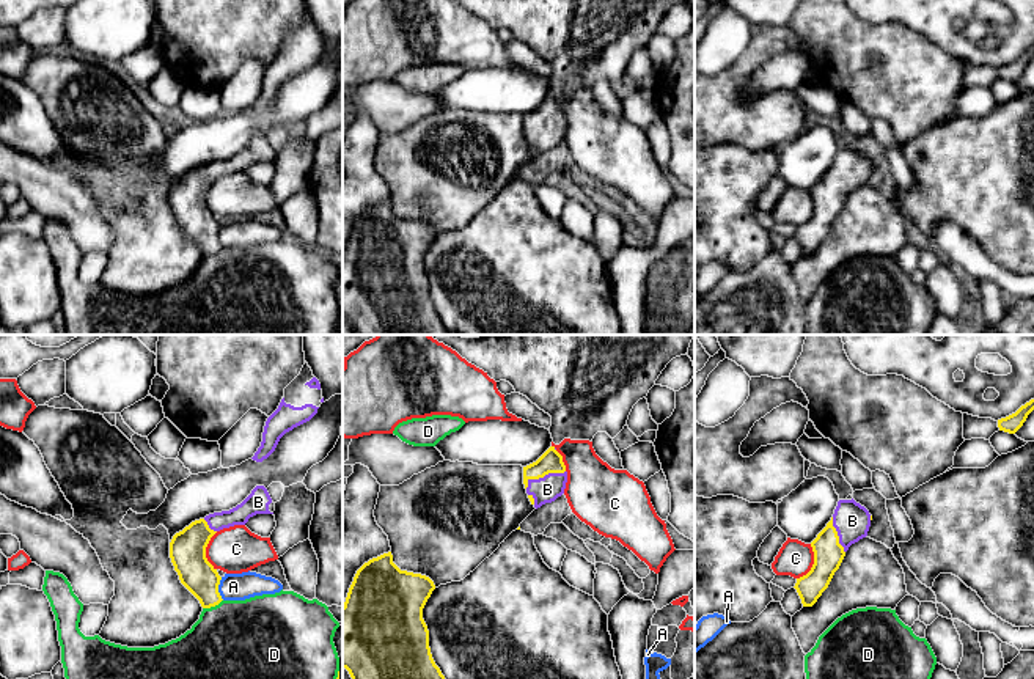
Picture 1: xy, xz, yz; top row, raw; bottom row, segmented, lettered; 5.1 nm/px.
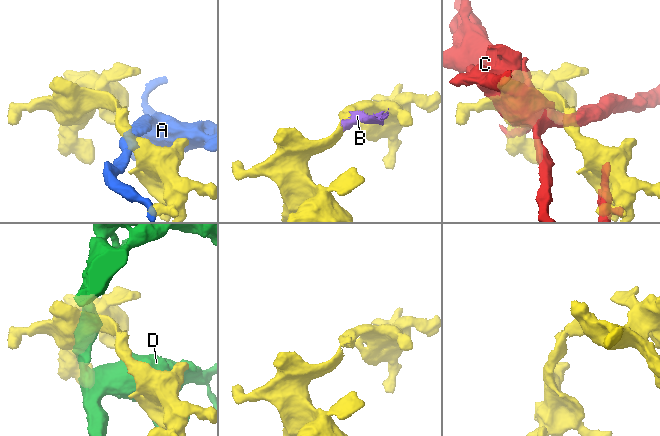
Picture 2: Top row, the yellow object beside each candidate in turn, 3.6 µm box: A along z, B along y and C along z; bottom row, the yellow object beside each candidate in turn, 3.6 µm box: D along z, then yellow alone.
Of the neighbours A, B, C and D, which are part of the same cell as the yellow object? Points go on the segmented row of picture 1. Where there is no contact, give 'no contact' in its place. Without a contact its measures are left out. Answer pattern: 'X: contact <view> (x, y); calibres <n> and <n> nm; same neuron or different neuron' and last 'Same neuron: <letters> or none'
A: contact xy (217, 588); calibres 190 and 140 nm; different neuron
B: contact xz (542, 477); calibres 110 and 140 nm; same neuron
C: contact xy (205, 550); calibres 190 and 240 nm; different neuron
D: contact xy (212, 605); calibres 180 and 400 nm; different neuron
Same neuron: B

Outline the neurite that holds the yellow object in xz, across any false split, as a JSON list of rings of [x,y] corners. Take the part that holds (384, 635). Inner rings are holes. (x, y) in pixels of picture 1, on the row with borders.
[[[391,552],[357,571],[343,605],[343,668],[352,679],[445,679],[432,659],[423,619],[434,589],[429,577],[401,571]]]

